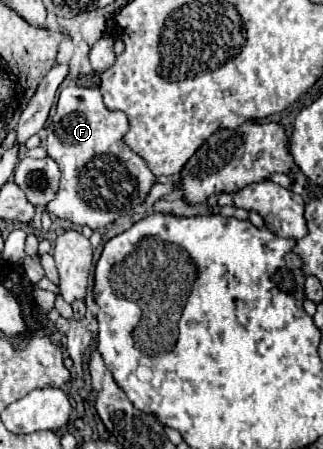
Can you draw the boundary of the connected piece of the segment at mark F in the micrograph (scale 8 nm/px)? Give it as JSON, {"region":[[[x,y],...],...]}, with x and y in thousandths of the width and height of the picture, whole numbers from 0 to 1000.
{"region":[[[207,189],[189,198],[139,314],[146,345],[164,350],[189,376],[189,416],[176,439],[146,457],[152,474],[183,488],[214,488],[232,501],[276,501],[313,514],[331,497],[412,474],[412,465],[449,448],[480,390],[449,359],[381,318],[393,287],[393,261],[375,247],[337,247],[300,194]]]}

